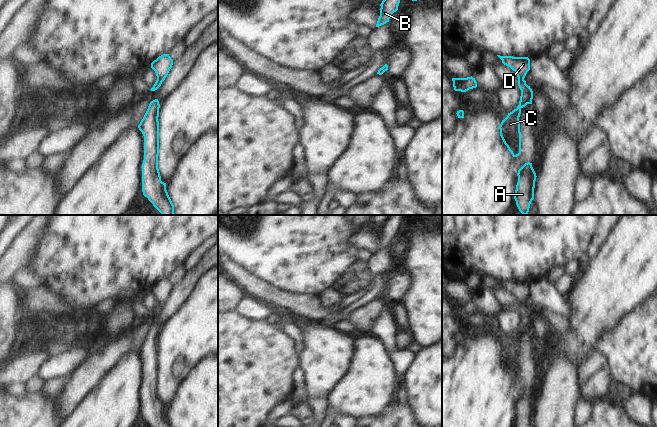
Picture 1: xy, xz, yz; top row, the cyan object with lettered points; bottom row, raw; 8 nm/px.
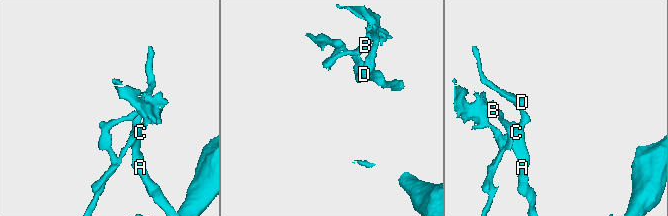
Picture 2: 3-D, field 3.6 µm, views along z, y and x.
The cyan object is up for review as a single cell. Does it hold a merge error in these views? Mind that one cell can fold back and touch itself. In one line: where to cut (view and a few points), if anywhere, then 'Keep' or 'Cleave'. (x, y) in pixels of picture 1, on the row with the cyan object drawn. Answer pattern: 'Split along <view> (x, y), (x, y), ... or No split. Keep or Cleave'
No split. Keep.

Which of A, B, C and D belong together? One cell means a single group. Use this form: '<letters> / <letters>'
A B C D

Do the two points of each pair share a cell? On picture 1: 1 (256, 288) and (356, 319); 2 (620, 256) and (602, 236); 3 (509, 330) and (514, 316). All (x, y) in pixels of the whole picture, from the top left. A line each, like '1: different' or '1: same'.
1: same
2: different
3: same

